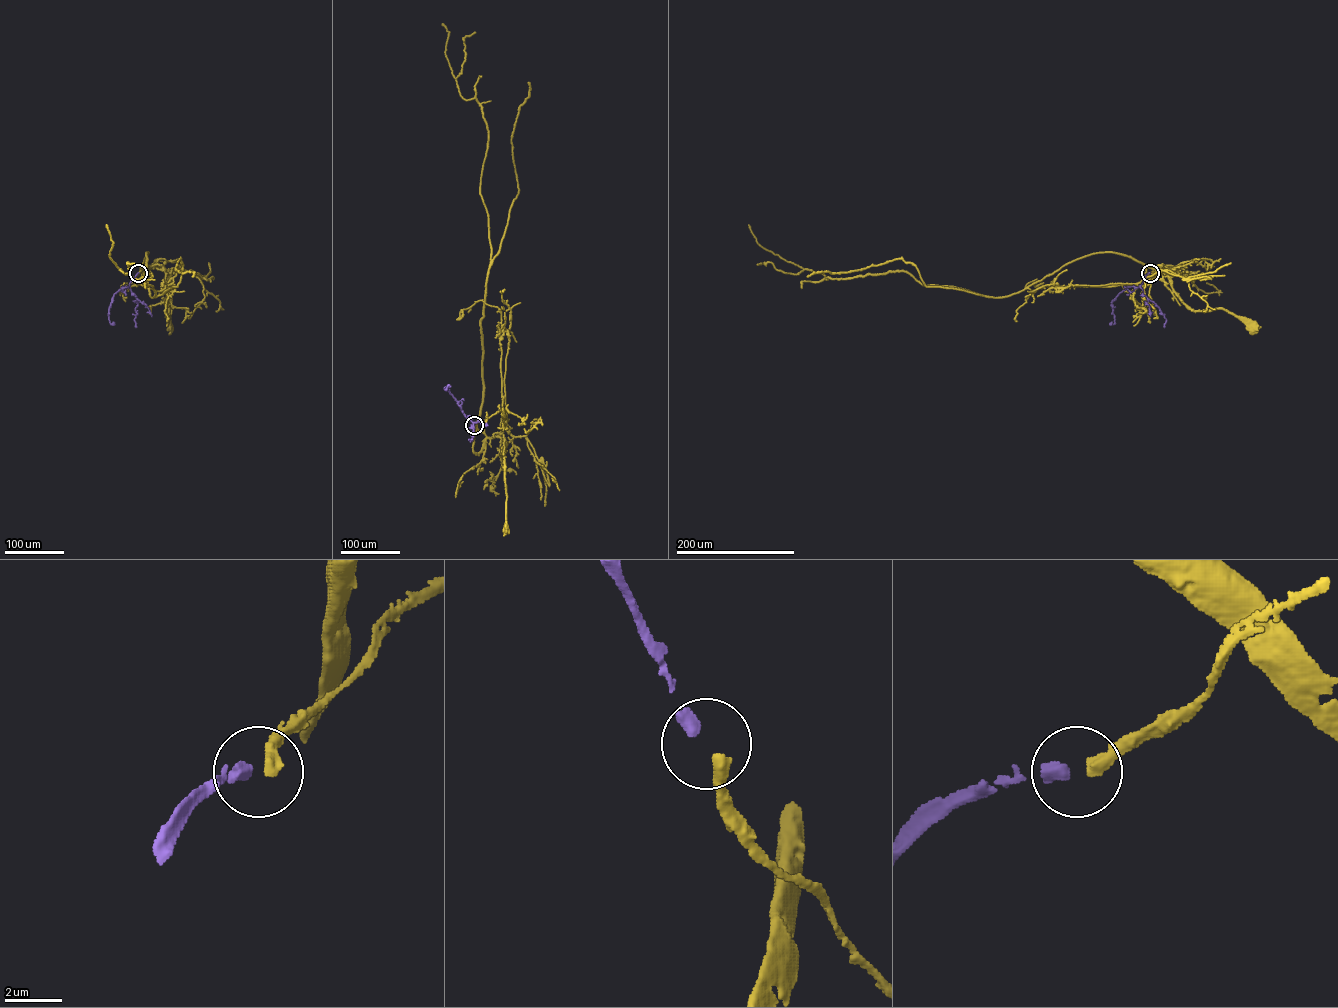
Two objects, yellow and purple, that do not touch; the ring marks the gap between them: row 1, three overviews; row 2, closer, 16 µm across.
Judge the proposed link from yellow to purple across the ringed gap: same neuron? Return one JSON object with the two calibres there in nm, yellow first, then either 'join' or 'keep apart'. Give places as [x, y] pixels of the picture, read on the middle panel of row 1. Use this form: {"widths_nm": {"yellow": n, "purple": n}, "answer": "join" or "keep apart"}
{"widths_nm": {"yellow": 480, "purple": 480}, "answer": "join"}

